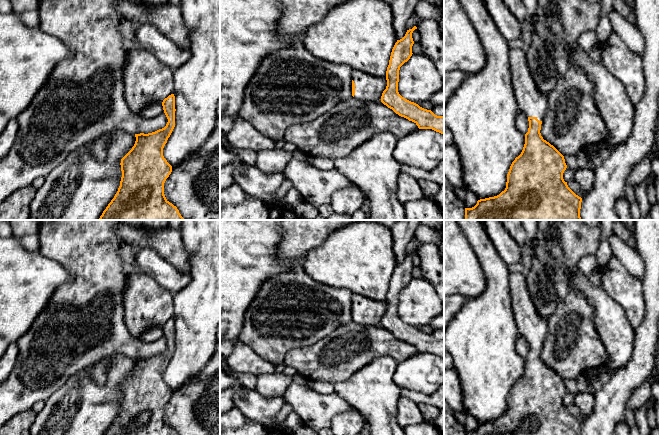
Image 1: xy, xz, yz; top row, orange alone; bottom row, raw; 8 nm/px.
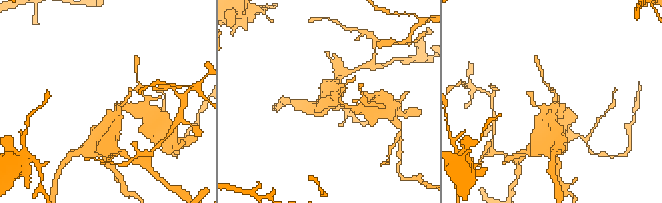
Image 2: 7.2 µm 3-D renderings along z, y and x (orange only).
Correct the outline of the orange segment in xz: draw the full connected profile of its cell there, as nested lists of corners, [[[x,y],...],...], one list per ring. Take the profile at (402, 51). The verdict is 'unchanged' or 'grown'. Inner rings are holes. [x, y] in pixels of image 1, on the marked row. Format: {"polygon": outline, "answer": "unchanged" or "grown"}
{"polygon": [[[416,26],[407,30],[405,36],[395,43],[385,78],[352,69],[352,96],[359,101],[372,102],[380,98],[384,105],[414,122],[419,129],[432,129],[444,135],[444,116],[435,115],[431,110],[405,99],[398,92],[399,70],[413,54],[412,33],[415,29]]], "answer": "grown"}

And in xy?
{"polygon": [[[141,48],[129,50],[124,66],[124,98],[137,116],[144,106],[161,102],[168,119],[166,126],[155,132],[135,134],[132,149],[121,159],[122,177],[114,198],[98,220],[184,220],[176,206],[164,195],[164,183],[172,166],[163,156],[163,148],[175,127],[174,71],[152,53]]], "answer": "grown"}

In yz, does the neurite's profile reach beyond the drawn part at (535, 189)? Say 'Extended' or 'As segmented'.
Extended

